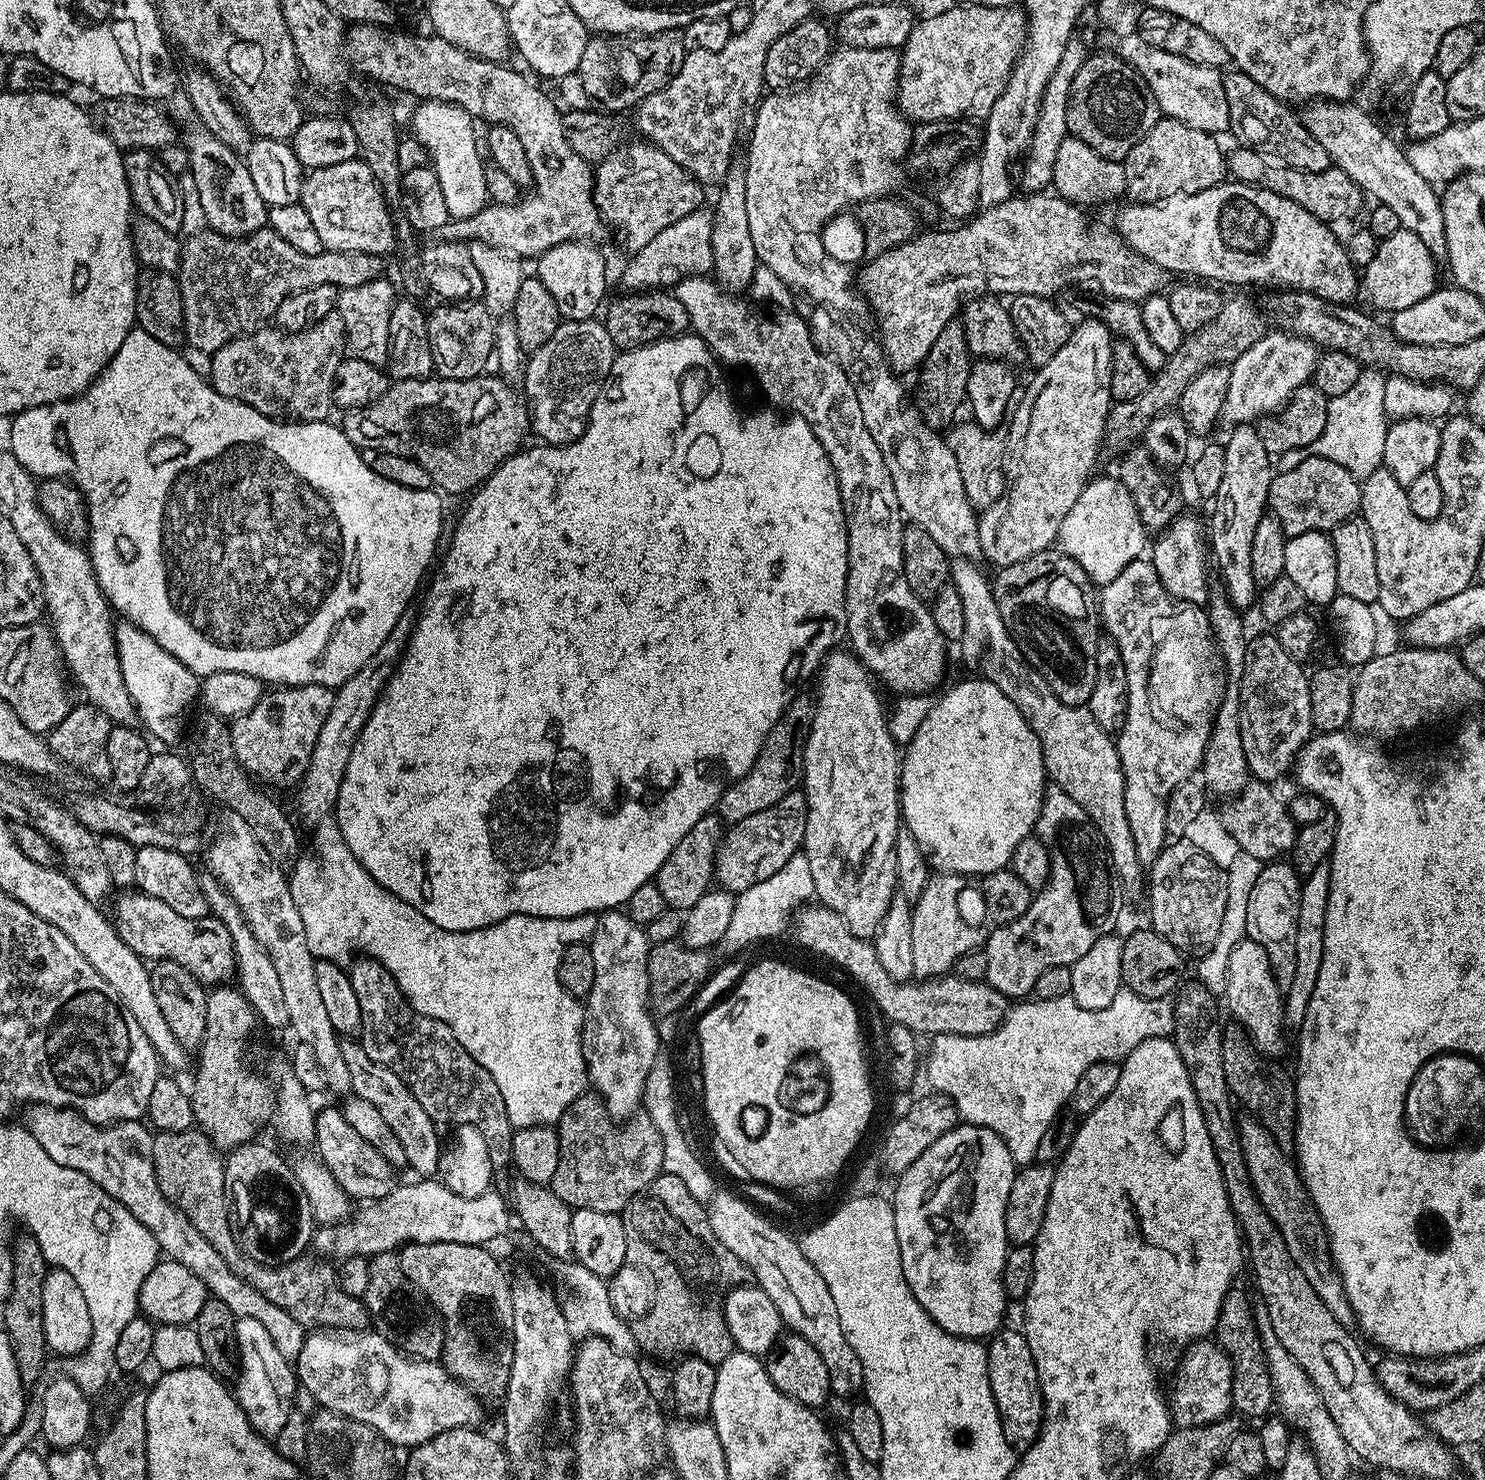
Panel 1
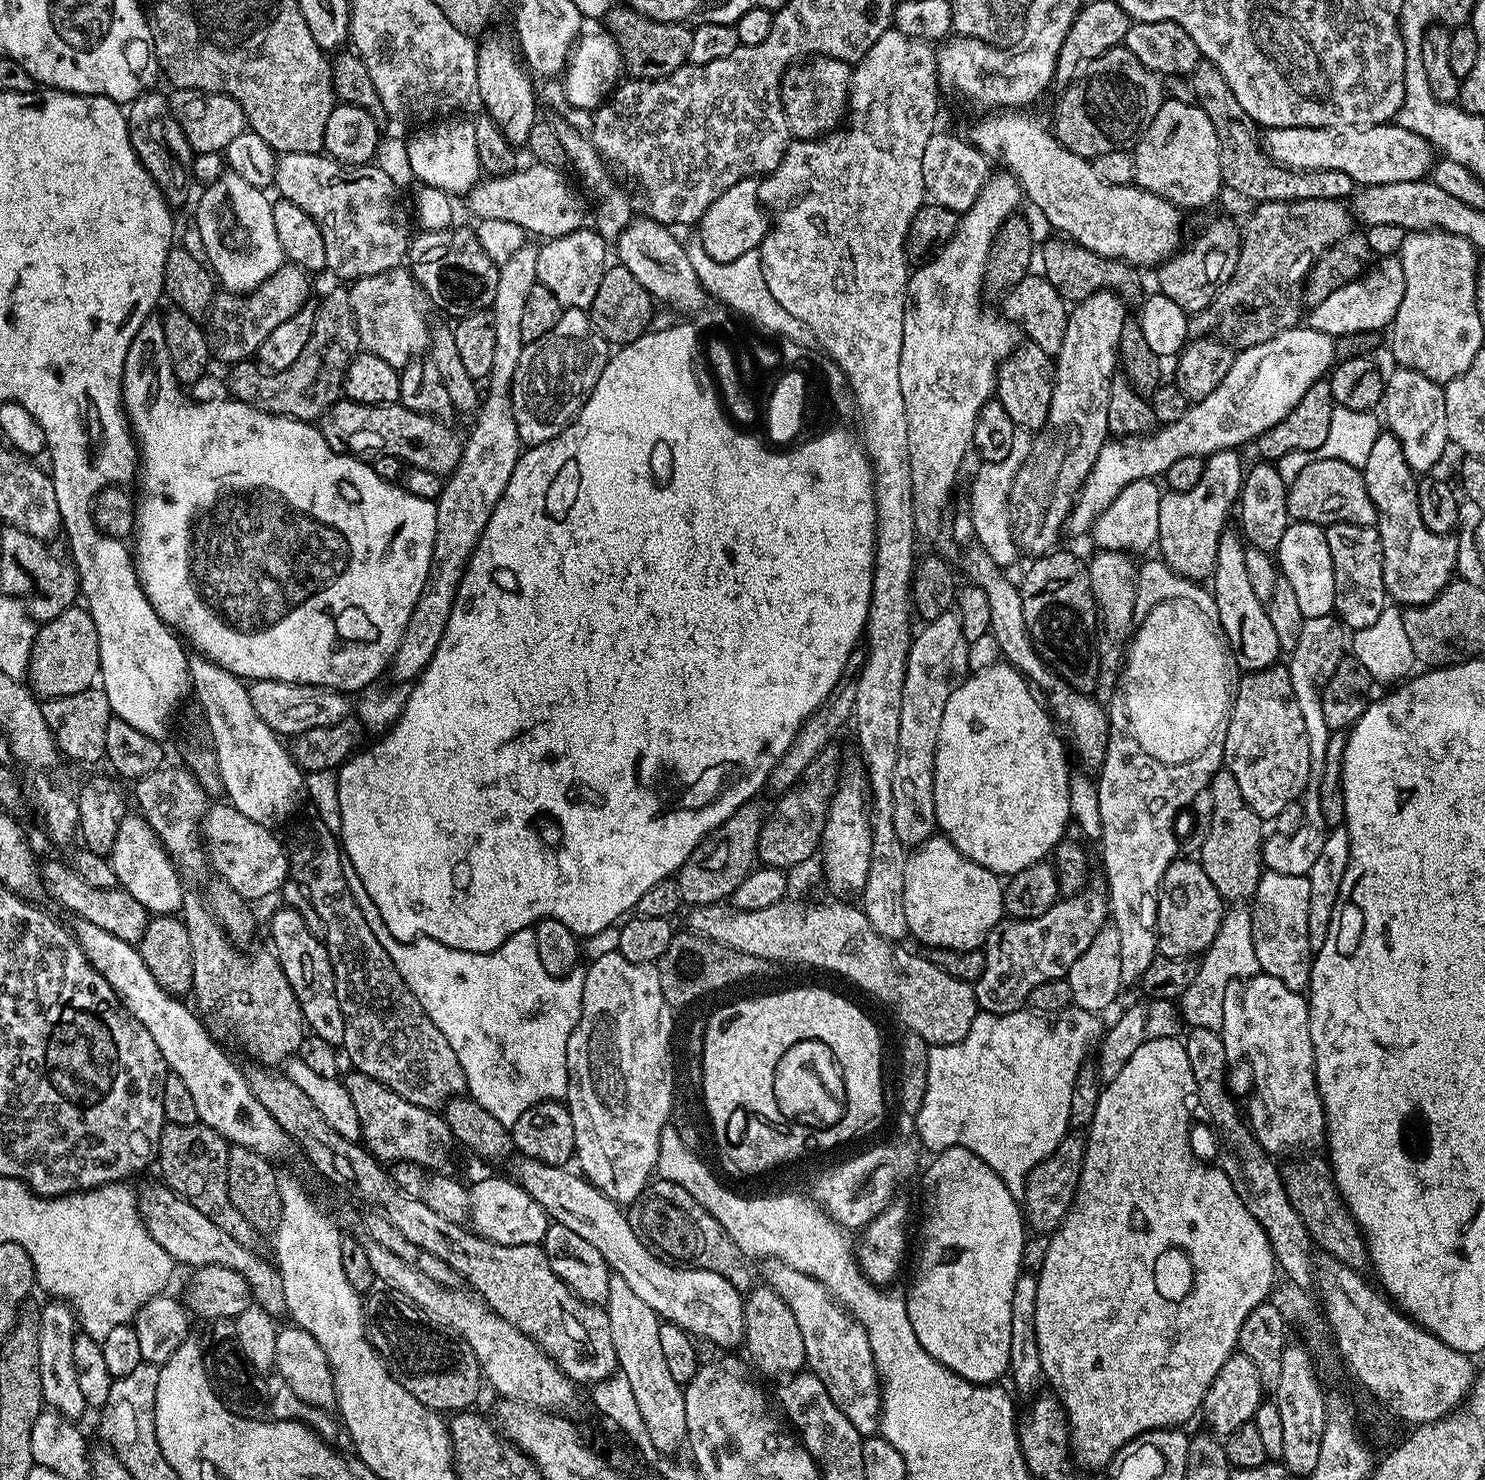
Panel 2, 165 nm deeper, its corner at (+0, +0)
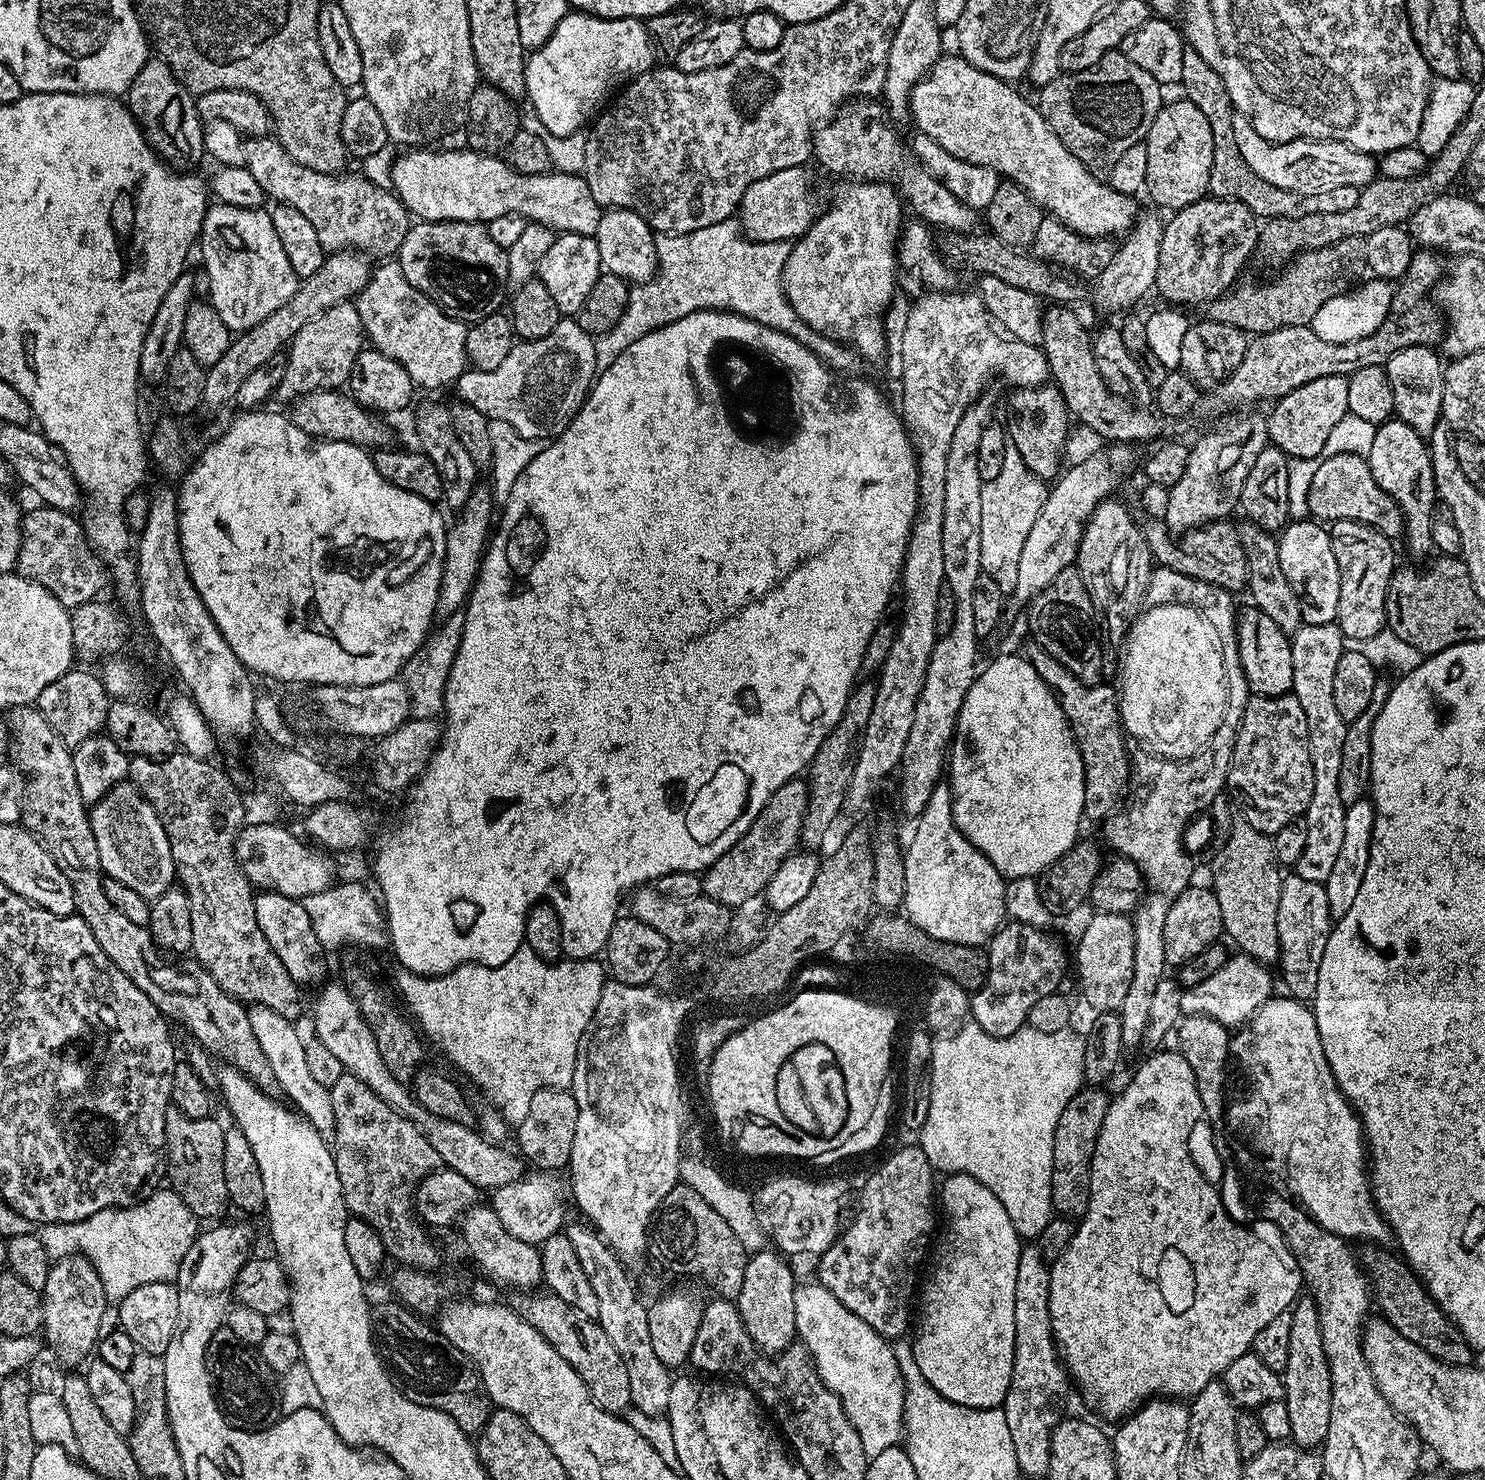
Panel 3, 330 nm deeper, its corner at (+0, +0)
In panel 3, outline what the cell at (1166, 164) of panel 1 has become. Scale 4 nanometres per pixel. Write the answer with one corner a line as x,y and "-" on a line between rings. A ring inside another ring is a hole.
1186,98
1165,103
1158,110
1146,139
1146,196
1160,208
1185,208
1209,195
1212,157
1212,124
1209,113

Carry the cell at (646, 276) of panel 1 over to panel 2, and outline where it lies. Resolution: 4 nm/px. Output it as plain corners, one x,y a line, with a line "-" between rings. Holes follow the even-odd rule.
752,178
739,180
727,188
699,220
698,243
704,247
706,254
710,254
710,258
714,258
714,262
734,262
734,258
742,258
742,254
757,251
769,227
765,209
760,203
757,181

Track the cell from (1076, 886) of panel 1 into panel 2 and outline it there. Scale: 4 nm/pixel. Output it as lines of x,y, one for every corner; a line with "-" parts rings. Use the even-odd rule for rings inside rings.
1085,890
1085,891
1079,892
1079,893
1077,894
1077,896
1069,896
1069,897
1067,897
1067,898
1061,898
1061,899
1057,900
1055,906
1053,906
1050,910
1046,910
1046,914
1042,914
1042,915
1039,916
1036,920
1029,920
1029,921
1027,921
1027,922
1012,922
1012,925
1010,925
1009,928
1007,928
1007,926
1001,926
1001,927
999,927
999,928
996,928
996,929
993,930
992,933
990,933
990,935
988,936
987,947
988,947
989,949
991,949
991,948
1016,948
1016,949
1014,949
1013,952
1012,952
1013,957
1012,957
1011,960
1010,960
1010,964
1011,964
1012,967
1014,967
1014,968
1016,968
1018,971
1020,971
1020,976
1019,976
1019,978
1014,979
1013,982
1012,982
1012,984
1004,984
1004,978
1003,978
1004,972
1005,972
1006,969
1009,968
1010,964
1009,964
1009,962
1008,962
1000,953
989,951
989,952
987,953
988,961
986,962
986,970
985,970
984,973
982,974
982,978
981,978
980,980
978,980
978,981
975,981
975,984
974,984
977,997
984,998
984,996
990,995
991,992
996,992
996,996
992,996
992,997
989,998
987,1007
988,1007
994,1014
998,1014
999,1016
1001,1016
1002,1014
1010,1014
1011,1012
1019,1012
1019,1011
1021,1011
1021,1009
1023,1009
1023,1008
1025,1007
1025,1005
1027,1005
1027,1003
1028,1003
1028,995
1030,994
1030,990
1034,990
1034,986
1038,986
1039,984
1041,984
1042,982
1046,982
1047,980
1062,980
1062,979
1065,979
1065,977
1067,977
1068,971
1070,970
1070,966
1074,966
1074,962
1078,962
1078,958
1082,958
1083,952
1086,951
1086,946
1090,946
1090,942
1094,942
1094,934
1098,934
1098,930
1099,930
1100,928
1105,927
1106,921
1109,919
1109,916
1110,916
1110,909
1109,909
1109,907
1108,907
1108,897
1107,897
1107,895
1105,895
1105,893
1104,893
1103,891
1100,891
1100,892
1091,892
1091,890
-
1020,948
1037,948
1038,951
1044,952
1044,953
1042,953
1041,956
1038,957
1037,960
1035,960
1035,958
1032,957
1032,956
1024,956
1024,952
1023,952
1023,950
1020,949

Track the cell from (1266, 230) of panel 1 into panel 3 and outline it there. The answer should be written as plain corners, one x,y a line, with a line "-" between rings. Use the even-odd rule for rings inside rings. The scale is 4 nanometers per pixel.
941,54
932,63
927,75
911,85
910,105
918,114
915,127
921,128
923,135
946,150
946,154
954,154
954,158
962,158
962,162
990,166
1001,177
1019,184
1041,210
1062,221
1080,236
1108,238
1113,235
1111,232
1122,231
1132,216
1133,197
1115,192
1107,182
1099,184
1084,163
1066,150
1064,143
1052,133
1040,115
1039,107
1032,105
1031,108
1012,88
1015,87
978,70
959,54

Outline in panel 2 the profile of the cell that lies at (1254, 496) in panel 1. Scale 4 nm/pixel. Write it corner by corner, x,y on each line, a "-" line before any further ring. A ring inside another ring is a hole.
1225,530
1220,536
1210,591
1217,602
1217,620
1232,647
1235,667
1244,672
1257,672
1277,663
1282,656
1277,631
1270,622
1266,604
1258,600
1250,586
1246,572
1246,541
1239,531

